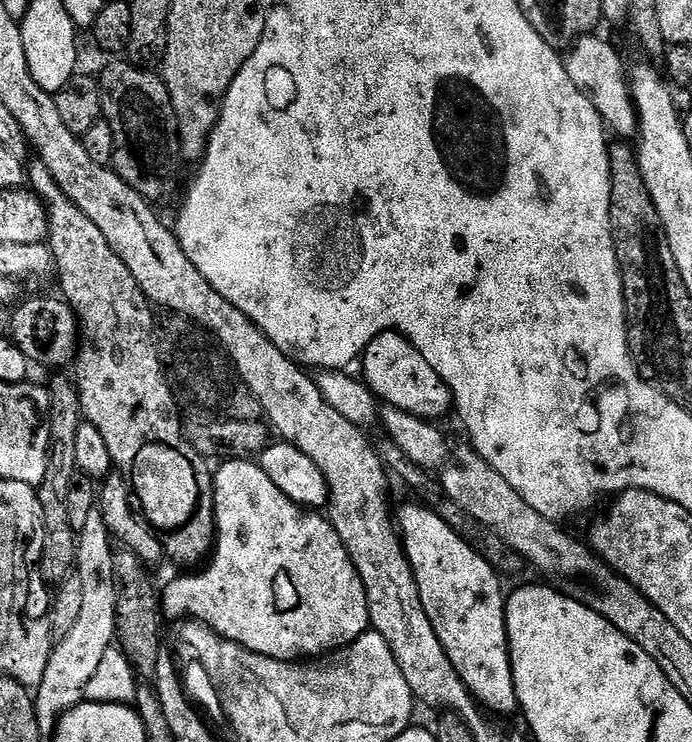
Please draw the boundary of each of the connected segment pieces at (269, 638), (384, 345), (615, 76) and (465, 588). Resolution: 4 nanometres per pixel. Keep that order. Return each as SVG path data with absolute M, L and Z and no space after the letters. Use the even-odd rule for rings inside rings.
M226 460L219 467L212 481L216 535L210 559L199 570L189 571L192 572L189 576L180 576L162 588L163 615L199 620L222 638L254 654L289 662L335 652L369 631L368 595L331 519L286 498L286 494L266 478L259 463Z
M383 332L364 349L362 379L371 390L377 401L387 407L406 410L418 418L429 422L439 421L439 416L453 411L452 391L446 386L444 379L422 358L422 354L401 332Z
M600 34L581 36L567 49L564 68L570 74L570 82L574 82L580 92L588 95L605 125L620 135L617 137L632 138L637 135L638 113L632 98L630 80L626 75L626 68L624 72L624 64L620 61L615 46L610 41L603 40Z
M419 502L411 503L400 512L398 535L412 567L426 618L430 618L430 626L434 626L434 634L438 634L438 642L442 642L454 670L458 670L462 682L481 709L496 718L517 715L512 655L508 653L508 623L504 617L506 592L500 589L501 577L442 518L438 518L431 509Z

